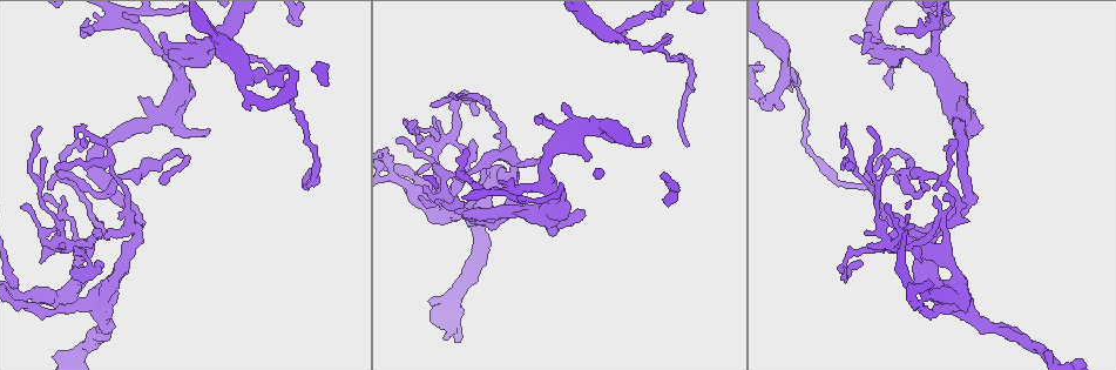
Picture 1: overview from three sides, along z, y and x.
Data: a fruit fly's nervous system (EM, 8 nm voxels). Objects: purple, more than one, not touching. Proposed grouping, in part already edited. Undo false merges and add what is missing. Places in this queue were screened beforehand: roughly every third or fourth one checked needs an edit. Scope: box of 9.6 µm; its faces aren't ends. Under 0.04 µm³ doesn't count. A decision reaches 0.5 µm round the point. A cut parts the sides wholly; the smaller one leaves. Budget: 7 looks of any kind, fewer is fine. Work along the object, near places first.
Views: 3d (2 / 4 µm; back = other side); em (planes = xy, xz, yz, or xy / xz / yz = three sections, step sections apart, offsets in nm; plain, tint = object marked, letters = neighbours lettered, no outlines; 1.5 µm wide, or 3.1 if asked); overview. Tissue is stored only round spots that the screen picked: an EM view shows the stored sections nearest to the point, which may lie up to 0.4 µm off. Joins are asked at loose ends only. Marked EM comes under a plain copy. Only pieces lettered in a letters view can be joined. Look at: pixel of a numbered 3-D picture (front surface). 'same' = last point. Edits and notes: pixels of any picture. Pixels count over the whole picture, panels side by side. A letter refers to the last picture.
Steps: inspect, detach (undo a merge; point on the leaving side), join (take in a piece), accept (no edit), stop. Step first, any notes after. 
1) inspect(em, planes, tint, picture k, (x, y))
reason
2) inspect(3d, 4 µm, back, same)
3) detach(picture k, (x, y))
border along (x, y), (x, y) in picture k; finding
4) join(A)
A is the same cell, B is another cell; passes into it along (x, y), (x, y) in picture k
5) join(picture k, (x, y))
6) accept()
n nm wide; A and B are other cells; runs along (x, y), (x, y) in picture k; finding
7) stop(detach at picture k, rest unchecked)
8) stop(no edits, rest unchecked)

inspect(em, planes, tint, picture 1, (274, 88))
free end

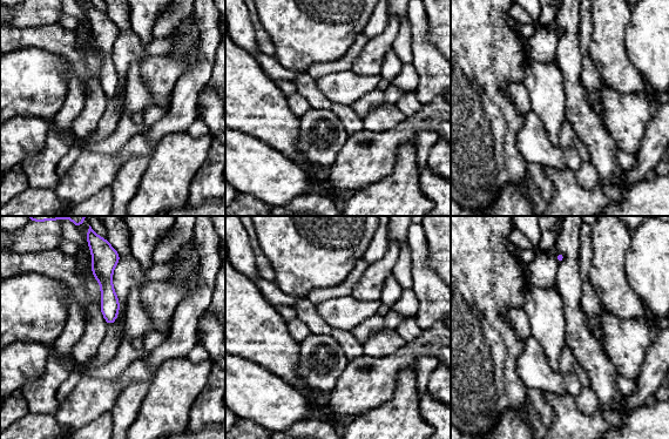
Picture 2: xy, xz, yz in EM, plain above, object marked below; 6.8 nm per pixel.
inspect(em, planes, letters, same)
see the neighbours

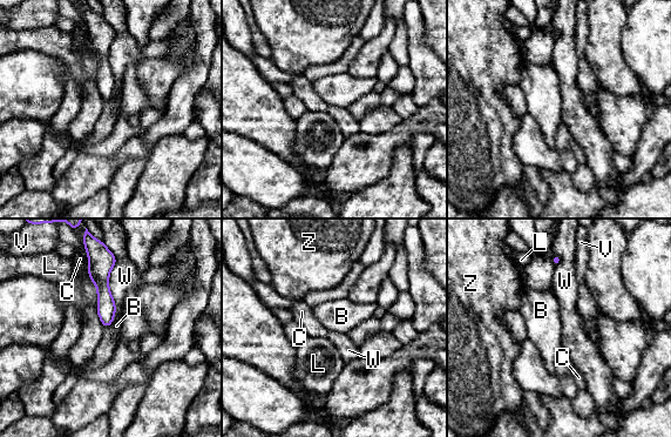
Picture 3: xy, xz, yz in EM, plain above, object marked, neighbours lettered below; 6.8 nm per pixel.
accept()
B, C, L, V, W and Z are other cells; no lettered piece goes on from it

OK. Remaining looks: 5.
inspect(em, planes, tint, picture 1, (942, 23))
a fork

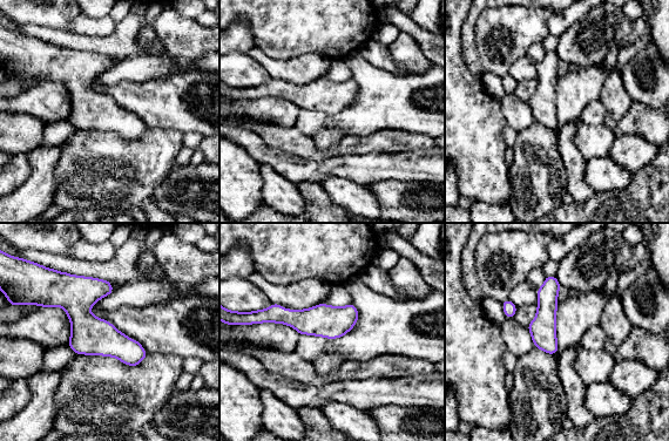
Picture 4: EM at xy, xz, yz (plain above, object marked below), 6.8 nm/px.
inspect(em, planes, letters, same)
what lies round it

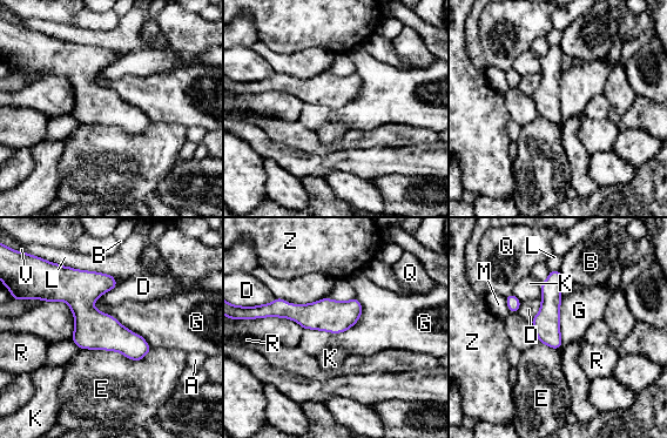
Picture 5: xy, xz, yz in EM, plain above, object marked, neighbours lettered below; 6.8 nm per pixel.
accept()
A, B, D, E, G, K, L, M, Q, R, V and Z are other cells; border along (362, 305), (343, 331), (304, 329) in picture 5; continuous, no second cell

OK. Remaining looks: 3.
inspect(em, xy, step 4, tint, picture 1, (800, 95))
thin neck

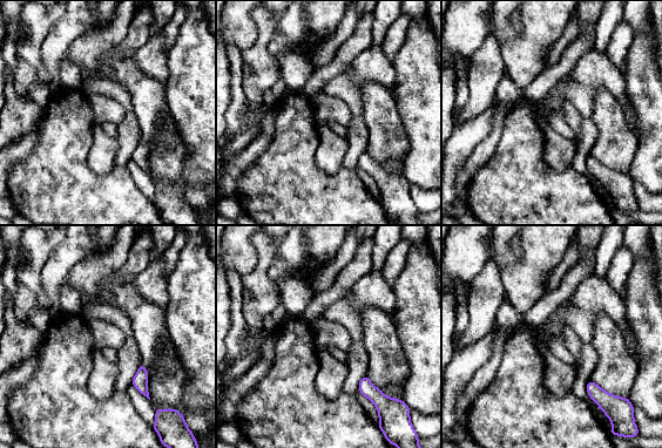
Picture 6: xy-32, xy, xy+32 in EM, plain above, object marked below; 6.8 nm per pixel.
inspect(em, xz, step 8, tint, same)
cut it another way

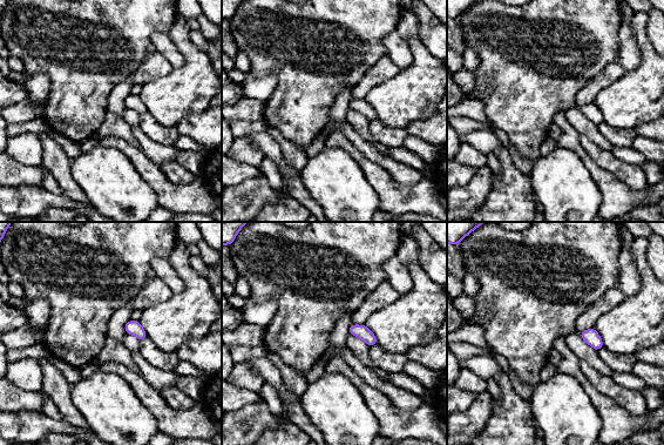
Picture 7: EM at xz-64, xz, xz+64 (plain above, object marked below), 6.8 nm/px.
inspect(em, xz, step 8, letters, same)
see the neighbours

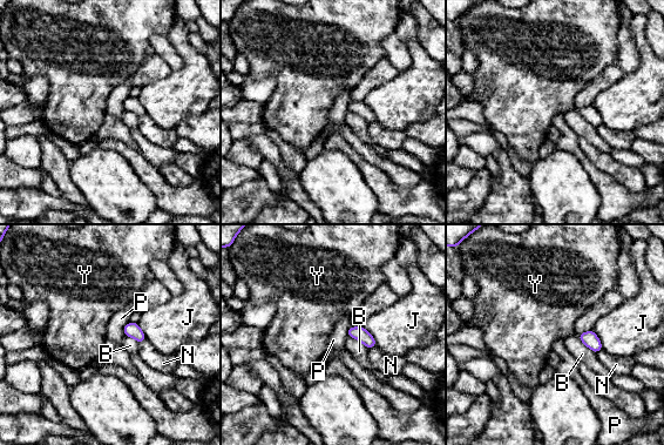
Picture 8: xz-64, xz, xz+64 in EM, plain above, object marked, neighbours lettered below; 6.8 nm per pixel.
accept()
100 nm wide; B, J, N, P and Y are other cells; border along (349, 335), (368, 348) in picture 8; continuous, no second cell

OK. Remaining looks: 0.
stop(no edits, rest unchecked)

